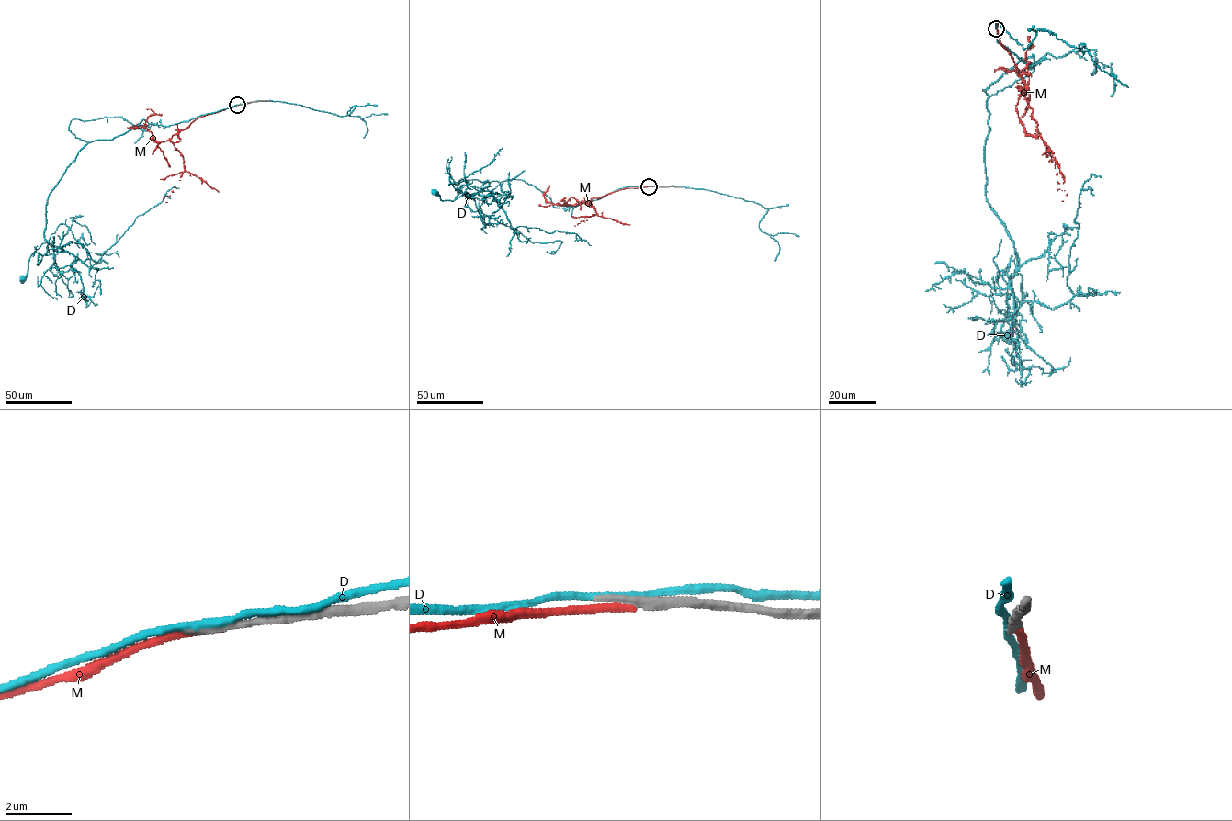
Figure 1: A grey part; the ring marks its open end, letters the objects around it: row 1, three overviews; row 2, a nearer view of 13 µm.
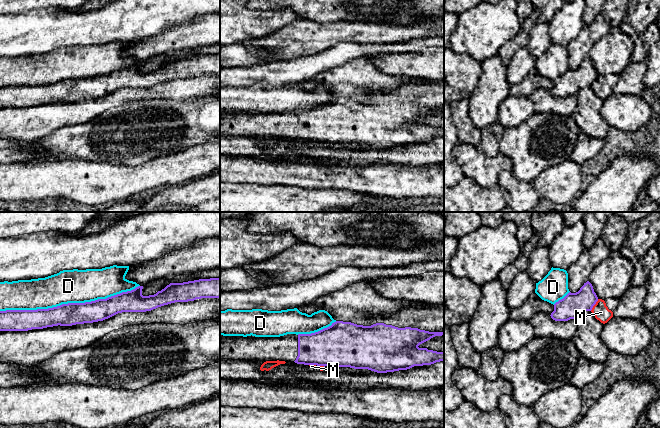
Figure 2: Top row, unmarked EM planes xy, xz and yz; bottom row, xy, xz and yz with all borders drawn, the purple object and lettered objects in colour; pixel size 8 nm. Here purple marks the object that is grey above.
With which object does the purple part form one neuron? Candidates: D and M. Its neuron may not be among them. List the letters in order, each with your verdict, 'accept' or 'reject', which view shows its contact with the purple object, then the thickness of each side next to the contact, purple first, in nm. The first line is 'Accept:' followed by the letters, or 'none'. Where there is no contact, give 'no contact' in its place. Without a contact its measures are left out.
Accept: none
D: reject | xy | 180/280 nm
M: reject | yz | 180/130 nm

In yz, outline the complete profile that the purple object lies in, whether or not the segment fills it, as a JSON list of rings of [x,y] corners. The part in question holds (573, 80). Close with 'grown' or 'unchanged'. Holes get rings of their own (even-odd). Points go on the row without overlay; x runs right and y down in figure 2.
[[[587,57],[576,69],[569,68],[563,75],[554,80],[551,94],[555,97],[576,95],[584,87],[591,87],[598,77],[592,60]]] | unchanged

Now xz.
[[[336,97],[331,102],[311,110],[287,110],[280,113],[220,114],[220,135],[285,137],[304,141],[350,143],[377,149],[407,146],[414,142],[444,137],[444,128],[418,122],[444,108],[429,108],[418,104],[398,104],[384,99],[371,102]]] | grown

